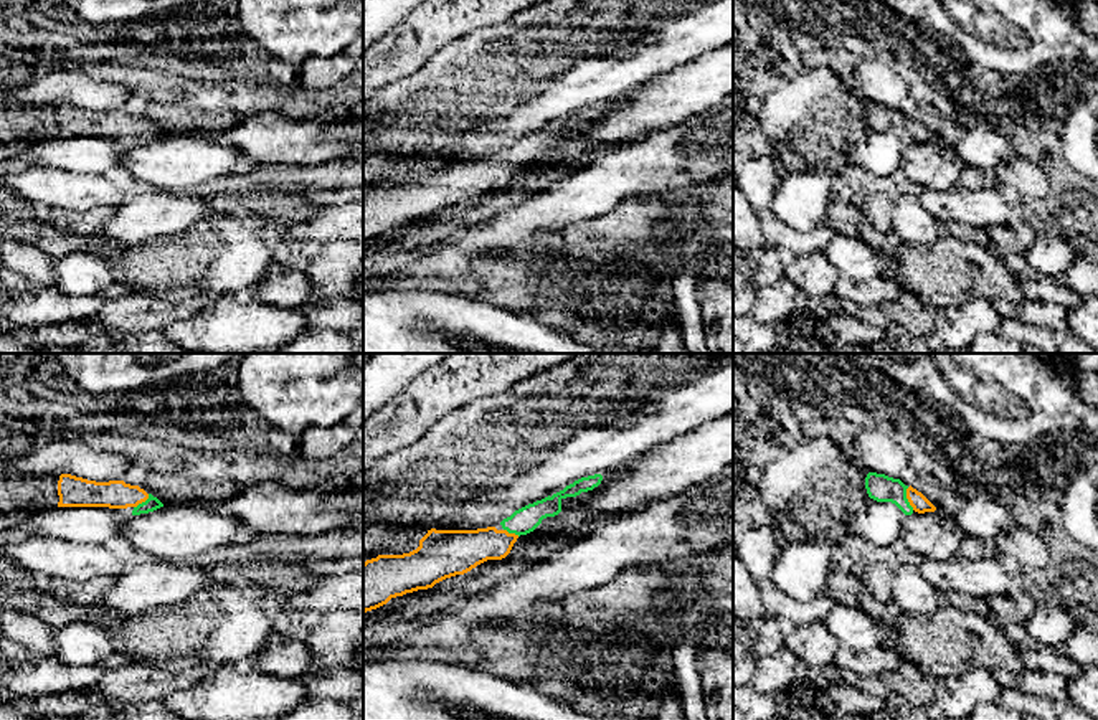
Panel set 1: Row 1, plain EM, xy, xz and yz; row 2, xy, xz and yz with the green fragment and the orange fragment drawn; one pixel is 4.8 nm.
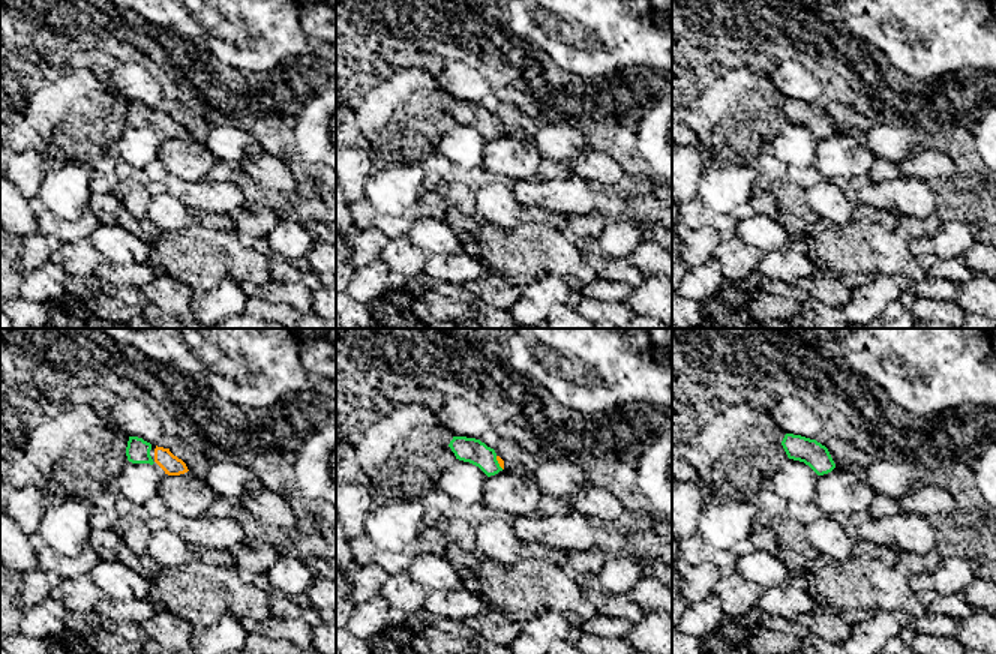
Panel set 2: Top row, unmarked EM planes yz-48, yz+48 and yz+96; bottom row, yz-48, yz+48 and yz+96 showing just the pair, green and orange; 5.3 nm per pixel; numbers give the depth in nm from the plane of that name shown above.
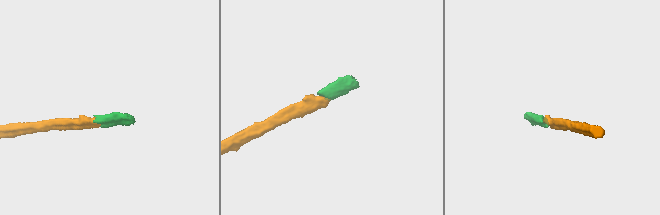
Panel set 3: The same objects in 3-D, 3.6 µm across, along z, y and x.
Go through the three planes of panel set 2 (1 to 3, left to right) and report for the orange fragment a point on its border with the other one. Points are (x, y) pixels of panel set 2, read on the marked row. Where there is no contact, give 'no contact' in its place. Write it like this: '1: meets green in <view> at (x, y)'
1: no contact
2: meets green in yz+48 at (497, 462)
3: no contact

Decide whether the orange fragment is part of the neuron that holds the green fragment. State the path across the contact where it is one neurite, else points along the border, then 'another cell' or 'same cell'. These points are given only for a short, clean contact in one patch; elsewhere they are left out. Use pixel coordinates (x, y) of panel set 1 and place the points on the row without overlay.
same cell

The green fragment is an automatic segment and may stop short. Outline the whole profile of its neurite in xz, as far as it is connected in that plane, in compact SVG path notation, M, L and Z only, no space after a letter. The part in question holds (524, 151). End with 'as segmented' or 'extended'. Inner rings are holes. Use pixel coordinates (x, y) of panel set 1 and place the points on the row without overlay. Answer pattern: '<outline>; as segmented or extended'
M601 104L581 107L563 121L528 134L515 140L510 147L500 152L502 159L495 157L477 160L436 160L431 159L419 170L419 177L403 185L378 185L363 193L363 243L386 234L391 228L403 226L418 220L433 218L436 213L464 205L487 190L505 188L520 165L533 162L543 149L555 147L561 142L561 130L576 127L581 122L593 121L603 111Z; extended

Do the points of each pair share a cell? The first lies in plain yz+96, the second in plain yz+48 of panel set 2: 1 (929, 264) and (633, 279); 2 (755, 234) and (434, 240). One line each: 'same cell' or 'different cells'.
1: same cell
2: same cell

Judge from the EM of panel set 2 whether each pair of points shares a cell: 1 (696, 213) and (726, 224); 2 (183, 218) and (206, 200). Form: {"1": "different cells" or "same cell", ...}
{"1": "same cell", "2": "different cells"}

